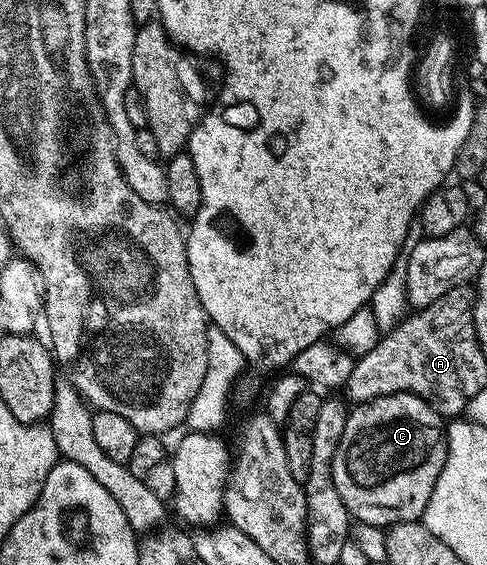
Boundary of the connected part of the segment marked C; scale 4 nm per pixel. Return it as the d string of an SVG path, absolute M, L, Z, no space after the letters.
M412 393L381 395L371 403L349 408L344 437L332 457L332 481L348 509L351 520L389 529L395 523L412 523L421 520L432 489L436 489L436 477L444 469L446 460L446 436L444 419L425 399Z

